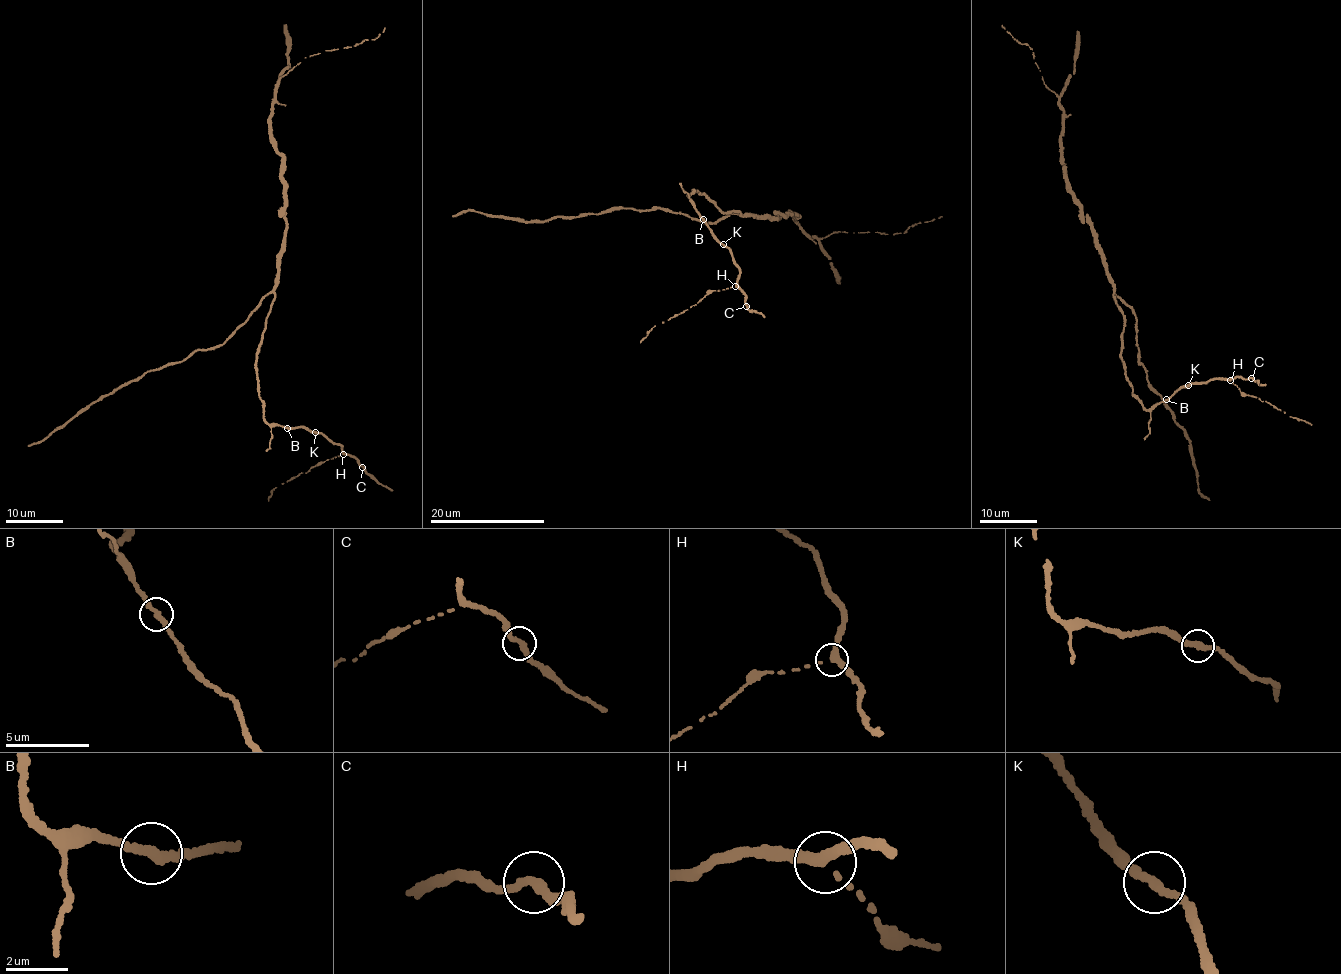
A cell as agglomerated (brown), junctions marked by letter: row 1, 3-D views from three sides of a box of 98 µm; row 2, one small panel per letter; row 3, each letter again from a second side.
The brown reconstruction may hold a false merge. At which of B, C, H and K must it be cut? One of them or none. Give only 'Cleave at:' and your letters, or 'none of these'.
Cleave at: none of these

